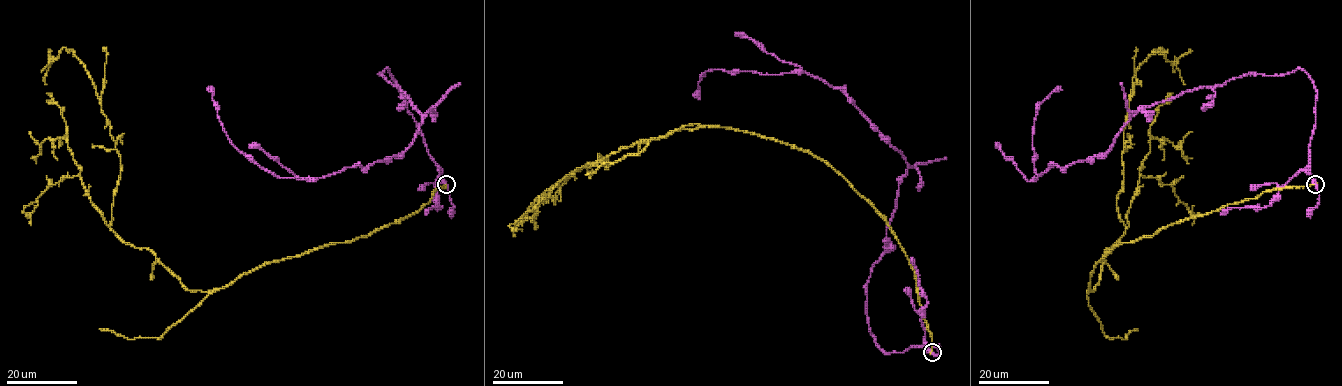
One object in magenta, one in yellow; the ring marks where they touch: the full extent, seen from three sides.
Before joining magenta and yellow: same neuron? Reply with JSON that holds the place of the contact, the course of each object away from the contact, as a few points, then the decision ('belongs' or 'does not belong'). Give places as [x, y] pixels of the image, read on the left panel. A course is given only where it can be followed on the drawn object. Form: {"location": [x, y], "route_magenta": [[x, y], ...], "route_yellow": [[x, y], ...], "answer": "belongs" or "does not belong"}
{"location": [446, 184], "route_magenta": [[446, 184], [387, 69], [380, 75], [422, 117], [410, 145], [316, 178], [277, 177], [240, 152], [214, 89]], "route_yellow": [[445, 184], [368, 236], [188, 290], [111, 229], [120, 155], [71, 50], [50, 62], [46, 84]], "answer": "does not belong"}

